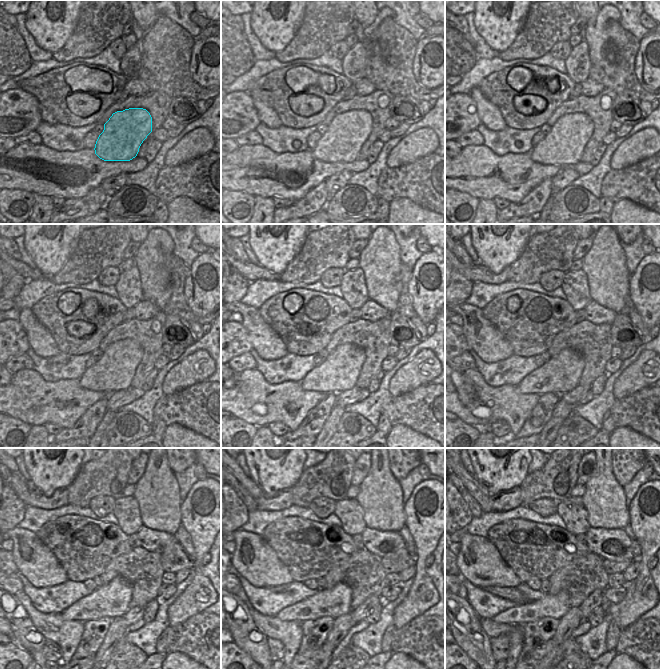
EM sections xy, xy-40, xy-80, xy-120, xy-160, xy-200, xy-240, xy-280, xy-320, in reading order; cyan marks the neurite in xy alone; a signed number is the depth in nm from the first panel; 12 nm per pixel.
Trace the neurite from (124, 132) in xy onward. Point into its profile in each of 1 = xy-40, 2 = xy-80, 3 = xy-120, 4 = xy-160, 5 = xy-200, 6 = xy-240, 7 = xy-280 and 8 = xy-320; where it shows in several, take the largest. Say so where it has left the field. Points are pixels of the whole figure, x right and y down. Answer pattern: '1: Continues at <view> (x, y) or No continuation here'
1: Continues at xy-40 (347, 132)
2: Continues at xy-80 (564, 145)
3: Continues at xy-120 (115, 370)
4: Continues at xy-160 (339, 372)
5: Continues at xy-200 (561, 373)
6: Continues at xy-240 (111, 600)
7: Continues at xy-280 (334, 602)
8: Continues at xy-320 (556, 606).

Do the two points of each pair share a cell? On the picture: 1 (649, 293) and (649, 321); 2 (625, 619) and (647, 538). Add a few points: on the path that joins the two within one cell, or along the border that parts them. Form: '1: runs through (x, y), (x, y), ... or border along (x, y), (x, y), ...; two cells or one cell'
1: runs through (649, 300), (649, 309), (646, 314); one cell
2: runs through (640, 599), (640, 590), (644, 583), (644, 558); one cell

